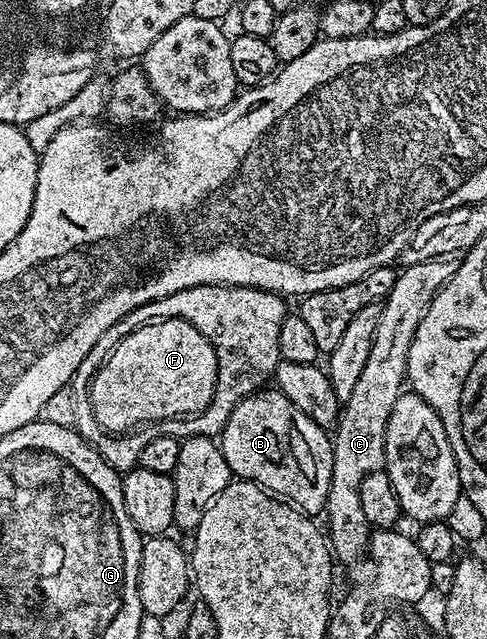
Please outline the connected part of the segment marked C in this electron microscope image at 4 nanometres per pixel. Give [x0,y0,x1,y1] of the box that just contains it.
[324,257,459,565]

